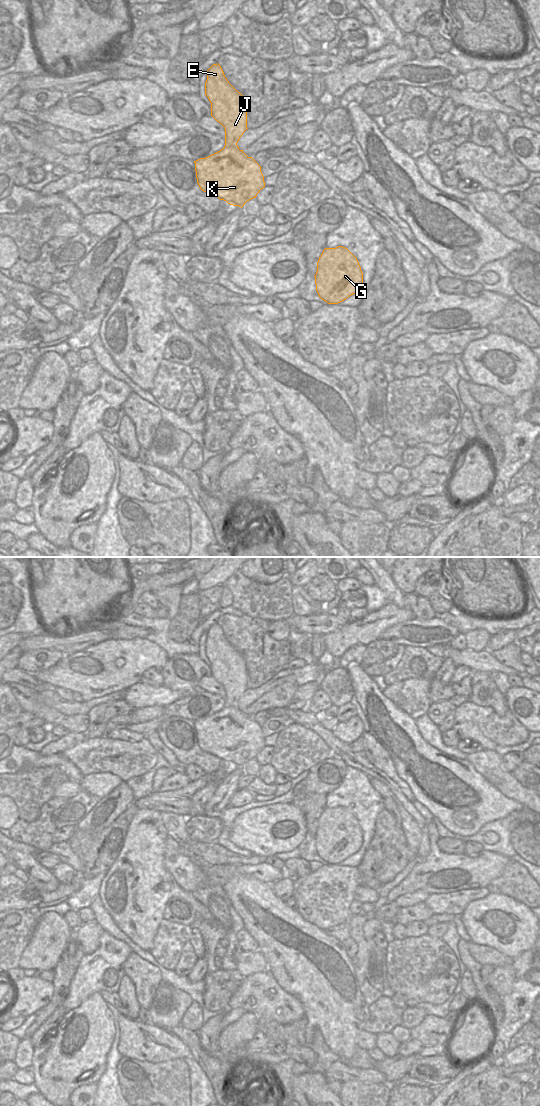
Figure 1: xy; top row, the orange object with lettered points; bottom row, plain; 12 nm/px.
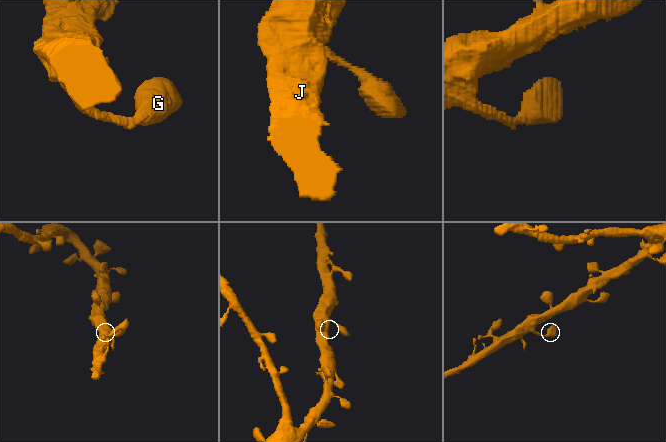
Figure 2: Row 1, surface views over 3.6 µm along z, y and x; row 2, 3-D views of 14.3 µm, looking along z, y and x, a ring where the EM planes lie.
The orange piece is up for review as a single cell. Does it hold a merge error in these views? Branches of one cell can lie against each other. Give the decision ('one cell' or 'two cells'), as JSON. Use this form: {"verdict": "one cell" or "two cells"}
{"verdict": "one cell"}

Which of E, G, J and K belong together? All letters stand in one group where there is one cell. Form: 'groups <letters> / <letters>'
groups E G J K

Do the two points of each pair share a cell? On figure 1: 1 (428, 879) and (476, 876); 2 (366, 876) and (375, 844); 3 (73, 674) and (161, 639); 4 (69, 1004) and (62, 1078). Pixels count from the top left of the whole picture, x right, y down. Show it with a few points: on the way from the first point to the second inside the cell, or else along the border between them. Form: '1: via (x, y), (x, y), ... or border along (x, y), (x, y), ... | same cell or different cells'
1: via (440, 876), (464, 876) | same cell
2: via (366, 868), (370, 852) | same cell
3: border along (146, 638), (158, 644), (168, 657) | different cells
4: border along (88, 997), (75, 1008), (69, 1009), (66, 1012) | different cells

